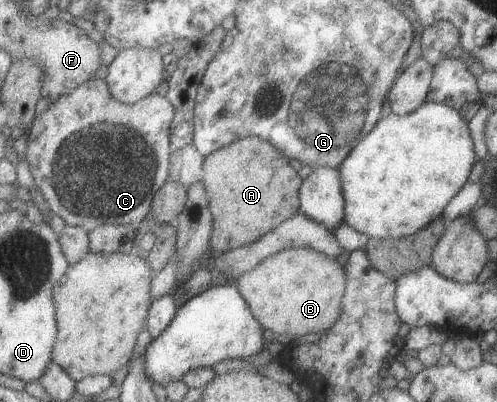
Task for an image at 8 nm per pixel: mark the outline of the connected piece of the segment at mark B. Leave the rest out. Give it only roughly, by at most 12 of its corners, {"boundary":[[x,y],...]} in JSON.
{"boundary":[[311,246],[236,284],[278,339],[328,331],[347,273]]}

